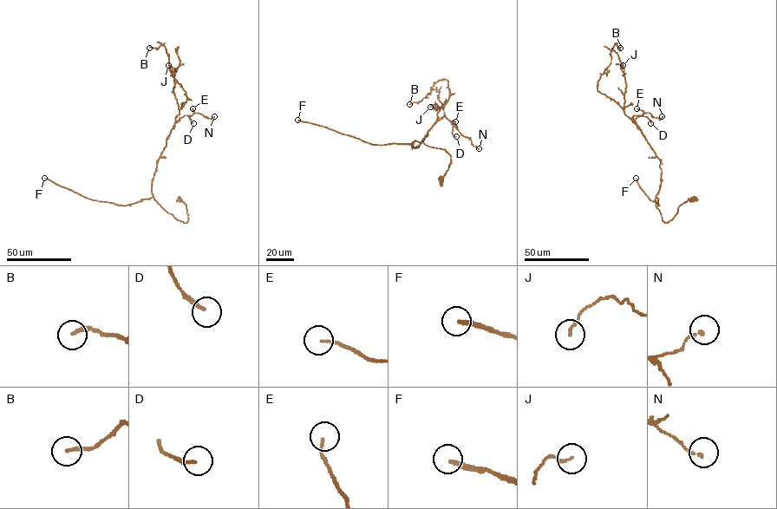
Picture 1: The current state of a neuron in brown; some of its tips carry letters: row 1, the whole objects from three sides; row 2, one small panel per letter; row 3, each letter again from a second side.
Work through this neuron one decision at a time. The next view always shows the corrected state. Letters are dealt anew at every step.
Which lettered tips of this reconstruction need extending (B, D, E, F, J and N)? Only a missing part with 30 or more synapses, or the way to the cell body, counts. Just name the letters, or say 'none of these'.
F

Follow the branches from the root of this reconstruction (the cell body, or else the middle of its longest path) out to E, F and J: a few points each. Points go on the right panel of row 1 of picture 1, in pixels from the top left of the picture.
E: (692, 199), (679, 206), (672, 219), (662, 220), (655, 200), (660, 161), (632, 118), (644, 114), (636, 108)
F: (692, 199), (664, 223), (656, 206), (658, 199), (659, 205), (636, 178)
J: (692, 199), (679, 206), (672, 219), (662, 220), (655, 200), (661, 183), (660, 160), (624, 114), (623, 65)

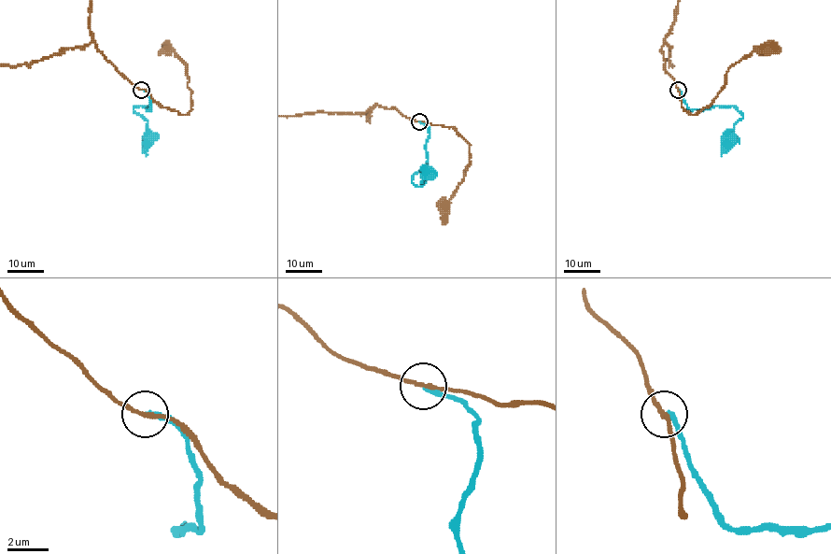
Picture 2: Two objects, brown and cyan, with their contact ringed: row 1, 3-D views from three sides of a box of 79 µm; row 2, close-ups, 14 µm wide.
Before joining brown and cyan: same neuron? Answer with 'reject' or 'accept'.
reject

